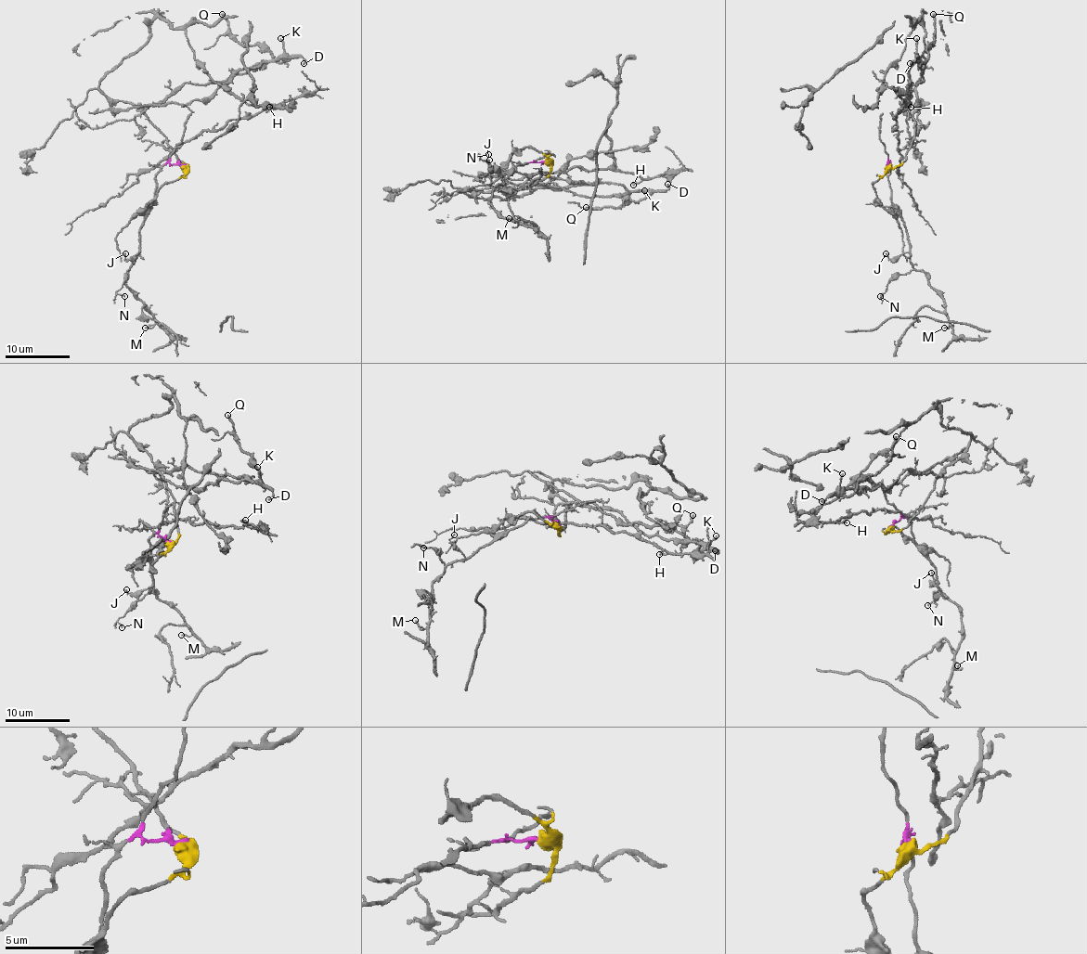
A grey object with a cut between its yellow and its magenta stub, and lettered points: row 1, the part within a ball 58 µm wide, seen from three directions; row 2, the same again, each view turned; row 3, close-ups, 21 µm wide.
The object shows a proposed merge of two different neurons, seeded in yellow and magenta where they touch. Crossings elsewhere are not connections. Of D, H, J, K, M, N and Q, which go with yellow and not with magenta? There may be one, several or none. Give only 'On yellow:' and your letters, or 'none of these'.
On yellow: D, H, K, Q

